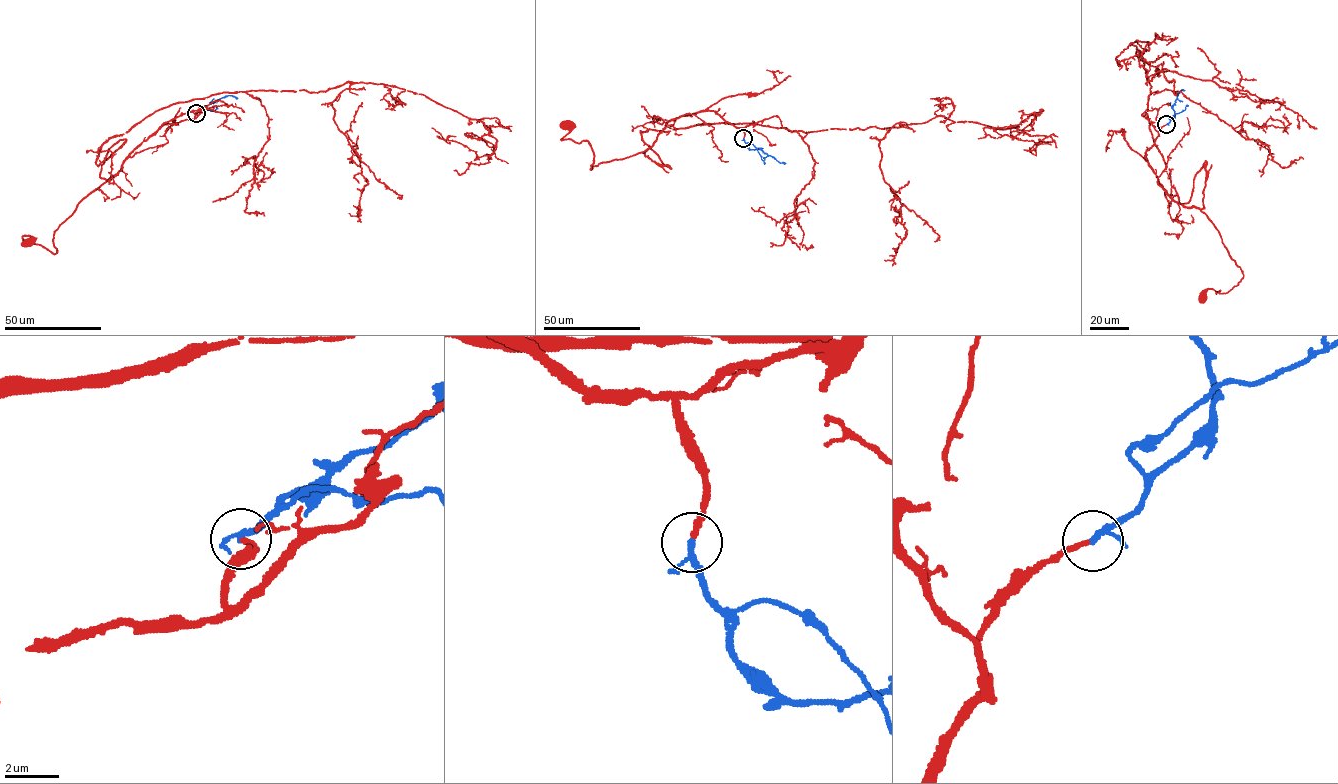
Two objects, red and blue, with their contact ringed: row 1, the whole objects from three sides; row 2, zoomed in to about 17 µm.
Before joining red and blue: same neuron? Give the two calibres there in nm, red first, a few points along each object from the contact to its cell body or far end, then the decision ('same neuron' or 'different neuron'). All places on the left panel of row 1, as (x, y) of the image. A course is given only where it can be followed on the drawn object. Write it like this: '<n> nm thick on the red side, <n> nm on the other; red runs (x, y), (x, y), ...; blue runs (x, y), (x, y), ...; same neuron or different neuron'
180 nm thick on the red side, 160 nm on the other; red runs (196, 113), (162, 125), (82, 199), (56, 229), (56, 253), (27, 243), (28, 235), (27, 242); blue runs (196, 113), (229, 95), (237, 98); same neuron

